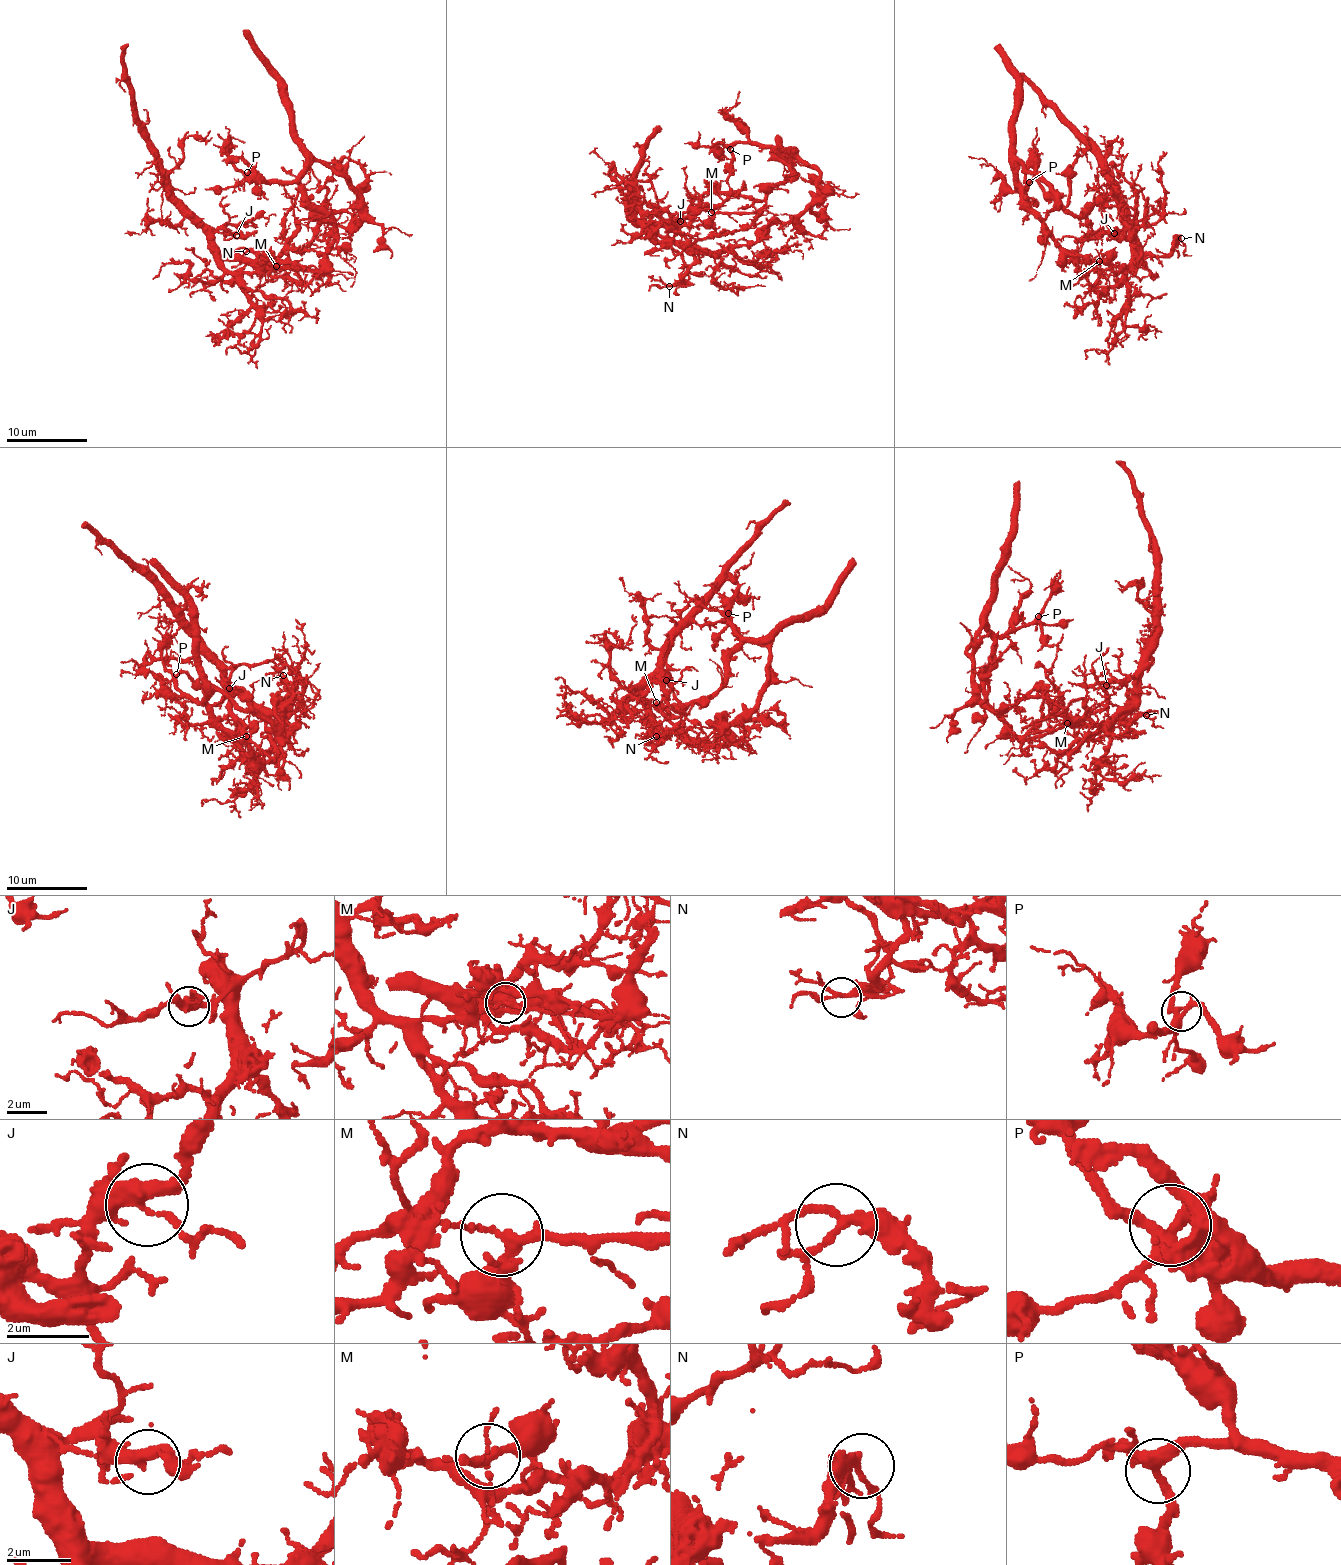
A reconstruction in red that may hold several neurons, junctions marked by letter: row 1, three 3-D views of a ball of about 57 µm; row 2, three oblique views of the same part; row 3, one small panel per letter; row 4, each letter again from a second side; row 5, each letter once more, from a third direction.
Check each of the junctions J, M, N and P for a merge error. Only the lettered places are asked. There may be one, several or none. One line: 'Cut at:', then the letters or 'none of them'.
Cut at: M

